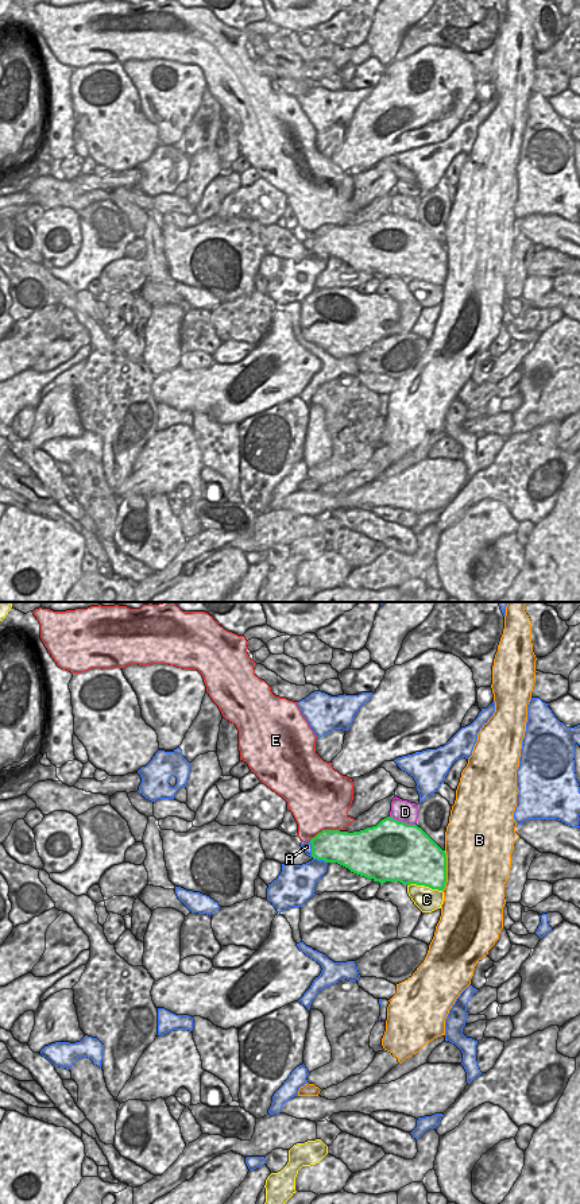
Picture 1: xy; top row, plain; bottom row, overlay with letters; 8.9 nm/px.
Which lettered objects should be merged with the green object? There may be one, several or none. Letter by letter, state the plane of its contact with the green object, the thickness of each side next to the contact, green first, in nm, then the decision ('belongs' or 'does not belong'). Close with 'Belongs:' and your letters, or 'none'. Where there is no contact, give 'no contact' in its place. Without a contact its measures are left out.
A: meets green in xy; 280 nm thick on the green side, 80 nm on the other; does not belong
B: meets green in xy; 420 nm thick on the green side, 480 nm on the other; does not belong
C: meets green in xy; 440 nm thick on the green side, 220 nm on the other; does not belong
D: meets green in xy; 500 nm thick on the green side, 190 nm on the other; does not belong
E: meets green in xy; 300 nm thick on the green side, 480 nm on the other; does not belong
Belongs: none

